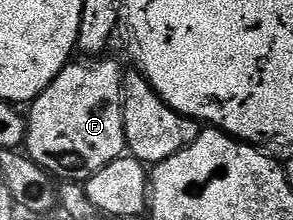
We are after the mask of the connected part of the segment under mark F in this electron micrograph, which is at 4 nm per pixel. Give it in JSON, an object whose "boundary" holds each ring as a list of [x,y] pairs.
{"boundary":[[[105,59],[81,60],[85,61],[79,62],[78,65],[76,63],[66,65],[65,70],[37,96],[37,100],[32,102],[27,109],[24,152],[40,169],[45,170],[50,177],[54,179],[60,179],[62,177],[60,180],[65,183],[84,183],[88,181],[91,175],[95,175],[95,171],[107,167],[107,163],[111,163],[115,159],[122,157],[127,149],[125,143],[125,128],[123,127],[123,69],[120,69],[113,61],[101,61]]]}

